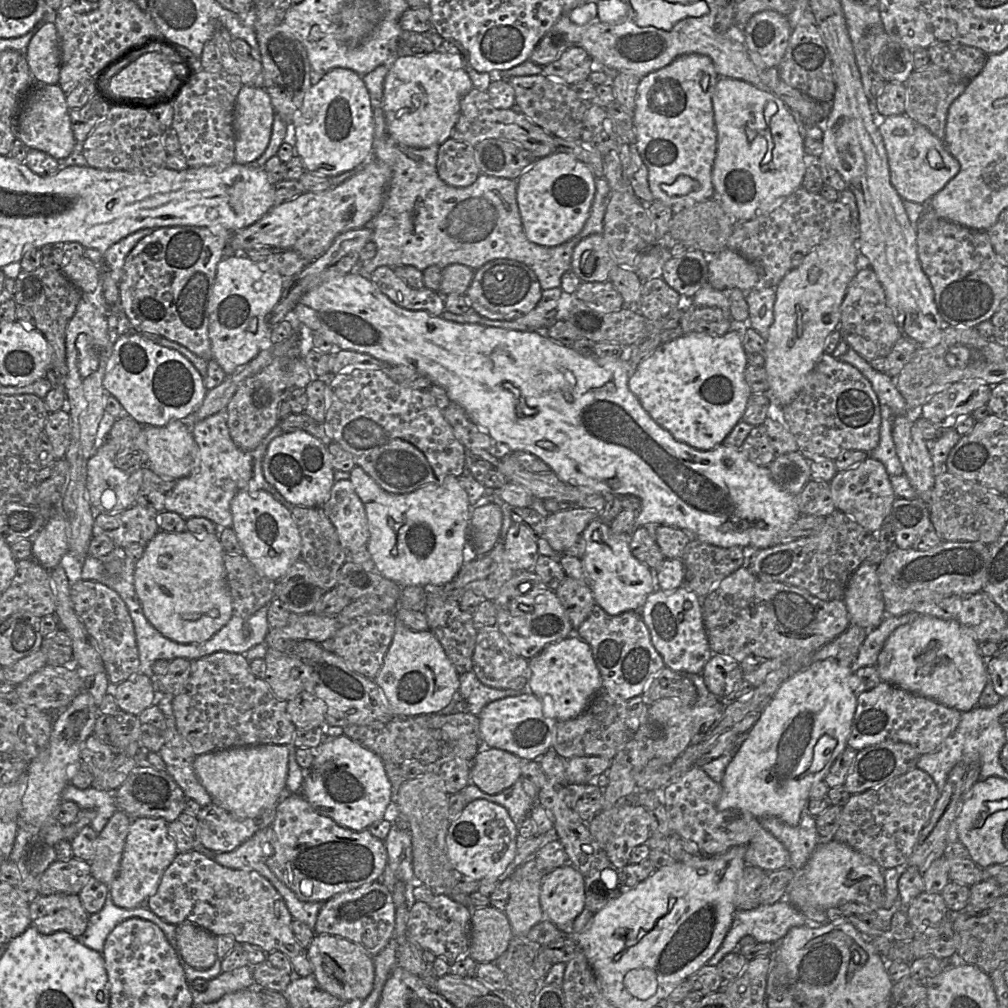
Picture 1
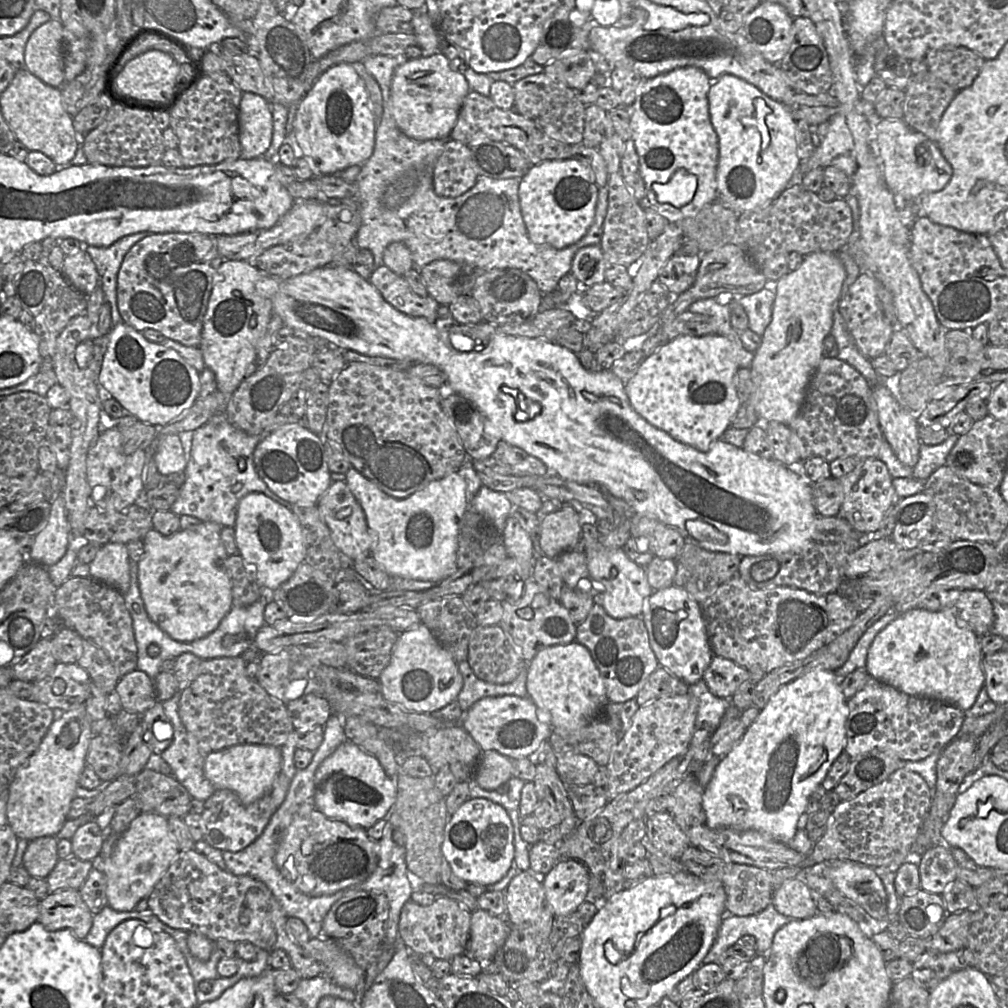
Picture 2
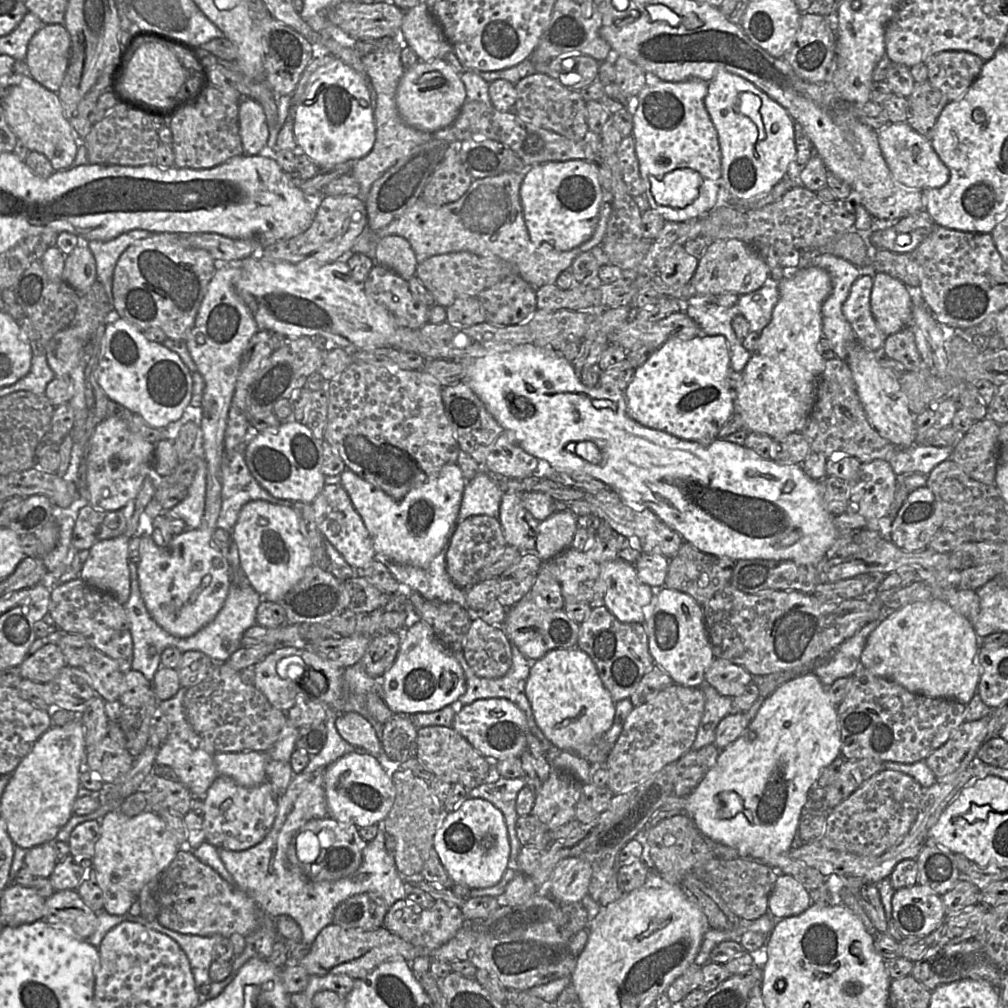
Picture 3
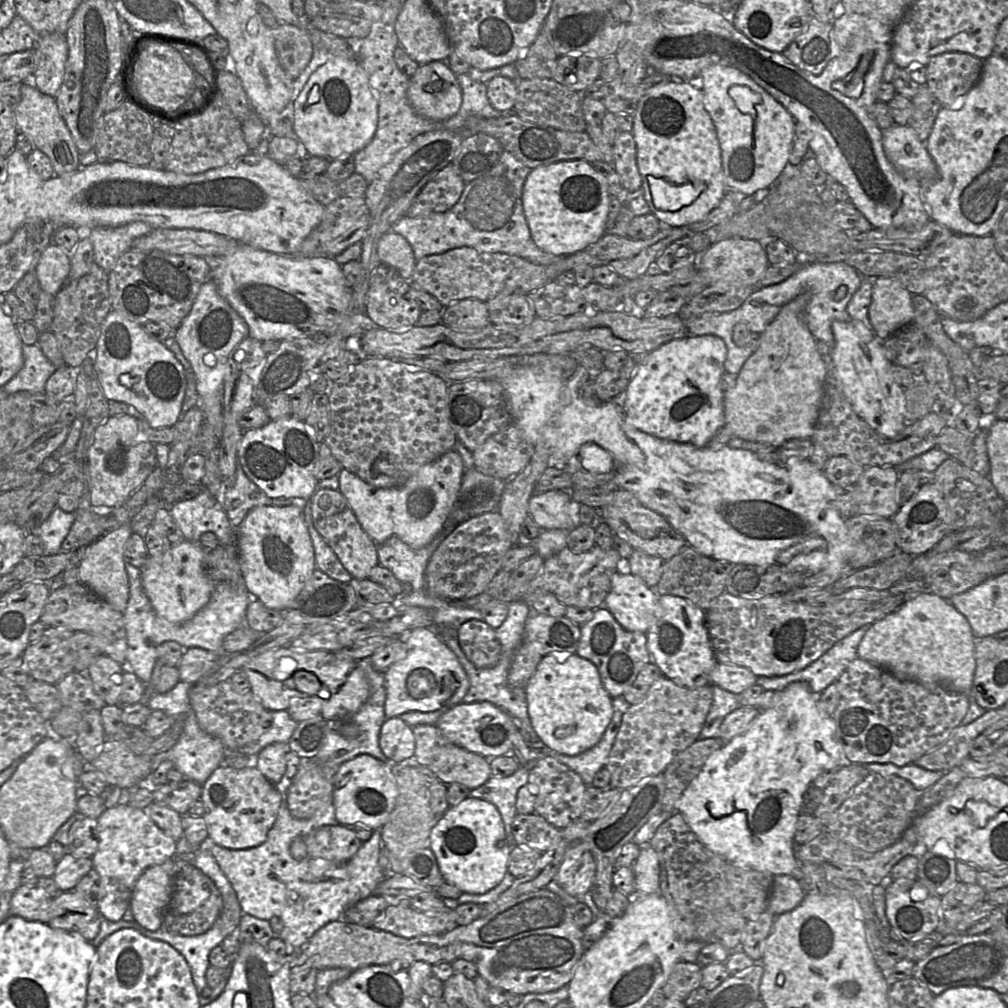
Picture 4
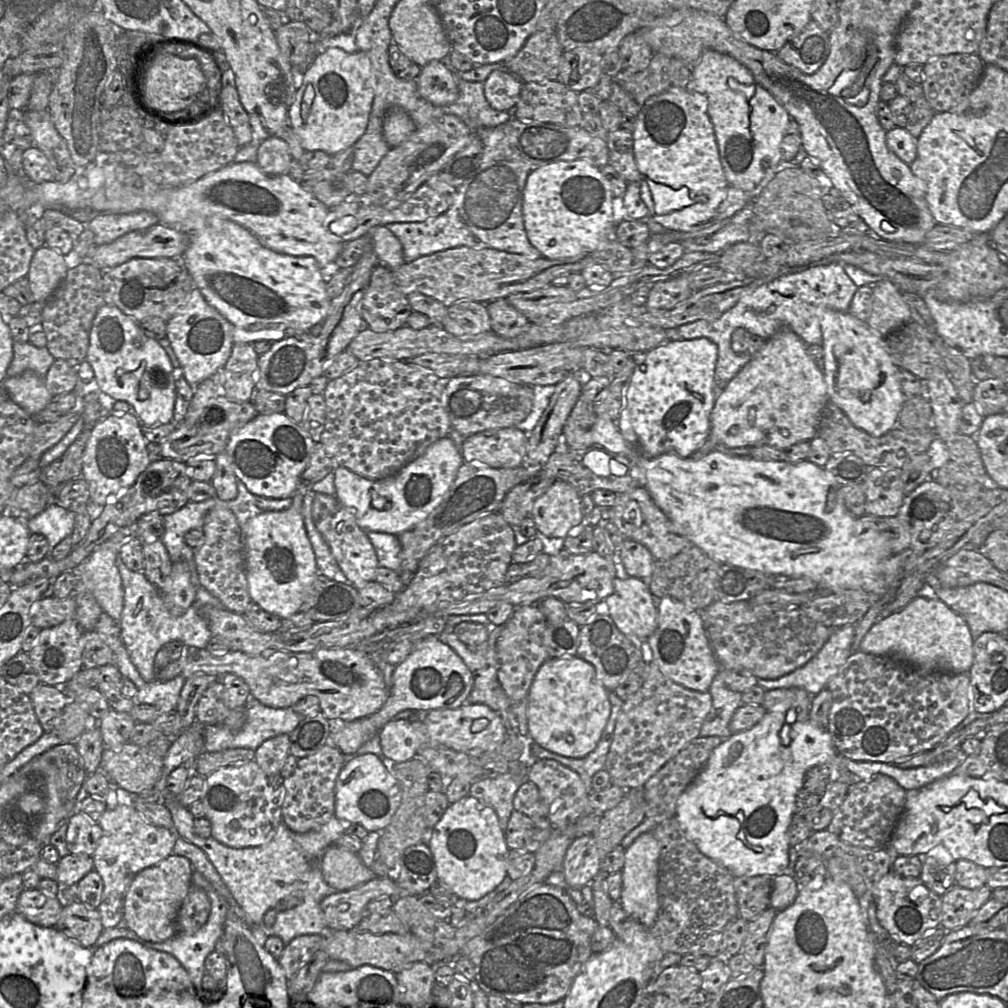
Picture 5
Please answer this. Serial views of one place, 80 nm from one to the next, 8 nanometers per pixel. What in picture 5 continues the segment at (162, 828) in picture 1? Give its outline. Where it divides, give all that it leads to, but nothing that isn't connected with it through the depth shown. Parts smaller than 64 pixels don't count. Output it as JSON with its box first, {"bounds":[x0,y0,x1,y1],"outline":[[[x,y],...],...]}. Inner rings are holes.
{"bounds":[92,797,177,928],"outline":[[[124,797],[116,808],[107,808],[97,824],[101,836],[92,858],[94,869],[103,880],[102,899],[97,909],[103,927],[114,928],[123,919],[124,899],[132,880],[143,869],[173,854],[177,835],[173,830],[150,823],[134,808],[128,797]]]}

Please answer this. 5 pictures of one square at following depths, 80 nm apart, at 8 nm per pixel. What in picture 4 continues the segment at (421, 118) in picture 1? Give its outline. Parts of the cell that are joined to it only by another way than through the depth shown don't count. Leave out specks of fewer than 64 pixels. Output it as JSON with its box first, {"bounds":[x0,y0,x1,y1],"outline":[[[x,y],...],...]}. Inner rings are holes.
{"bounds":[407,61,462,121],"outline":[[[431,61],[410,77],[407,97],[419,115],[443,121],[459,111],[462,90],[457,75],[444,62]]]}

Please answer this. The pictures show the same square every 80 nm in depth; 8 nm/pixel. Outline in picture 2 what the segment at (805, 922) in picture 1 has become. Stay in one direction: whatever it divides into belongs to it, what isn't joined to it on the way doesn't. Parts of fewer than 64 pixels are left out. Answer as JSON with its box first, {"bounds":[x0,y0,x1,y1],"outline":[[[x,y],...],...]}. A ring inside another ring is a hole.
{"bounds":[703,904,794,963],"outline":[[[772,904],[755,915],[735,916],[726,914],[703,963],[720,963],[723,952],[738,943],[739,939],[745,935],[755,937],[756,951],[759,955],[767,955],[772,947],[776,932],[792,920],[794,919],[780,914]]]}

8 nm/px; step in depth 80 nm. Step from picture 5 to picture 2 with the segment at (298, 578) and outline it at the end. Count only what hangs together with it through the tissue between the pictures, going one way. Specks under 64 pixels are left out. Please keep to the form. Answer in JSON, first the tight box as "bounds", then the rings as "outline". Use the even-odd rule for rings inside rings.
{"bounds":[234,492,306,590],"outline":[[[259,492],[245,495],[238,503],[234,526],[239,554],[249,566],[257,583],[275,590],[288,580],[306,556],[301,525],[291,509]]]}

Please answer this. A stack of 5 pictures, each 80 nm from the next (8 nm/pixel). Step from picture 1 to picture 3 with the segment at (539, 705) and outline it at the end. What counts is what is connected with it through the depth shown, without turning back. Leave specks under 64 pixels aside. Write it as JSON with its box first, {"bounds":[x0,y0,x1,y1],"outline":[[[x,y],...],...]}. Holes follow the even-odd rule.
{"bounds":[452,698,527,761],"outline":[[[504,698],[480,699],[459,708],[452,728],[489,761],[520,757],[527,749],[526,716],[513,702]]]}

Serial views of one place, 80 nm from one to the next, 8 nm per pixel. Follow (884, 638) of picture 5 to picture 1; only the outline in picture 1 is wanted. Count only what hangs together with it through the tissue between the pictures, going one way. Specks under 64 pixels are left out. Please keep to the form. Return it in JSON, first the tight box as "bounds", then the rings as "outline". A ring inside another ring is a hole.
{"bounds":[875,614,988,713],"outline":[[[919,614],[889,635],[875,666],[882,682],[963,713],[977,705],[988,682],[985,662],[978,641],[960,623]]]}

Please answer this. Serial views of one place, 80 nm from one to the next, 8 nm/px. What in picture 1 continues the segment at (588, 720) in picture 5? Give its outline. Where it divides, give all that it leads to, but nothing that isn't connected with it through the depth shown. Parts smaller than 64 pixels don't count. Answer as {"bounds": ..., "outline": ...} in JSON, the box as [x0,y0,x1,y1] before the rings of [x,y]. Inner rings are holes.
{"bounds":[527,631,603,721],"outline":[[[576,631],[565,638],[548,644],[540,653],[529,660],[527,689],[541,700],[545,697],[552,699],[556,713],[555,720],[562,721],[579,716],[587,709],[595,695],[603,690],[603,680],[593,658],[590,645],[578,636]]]}

